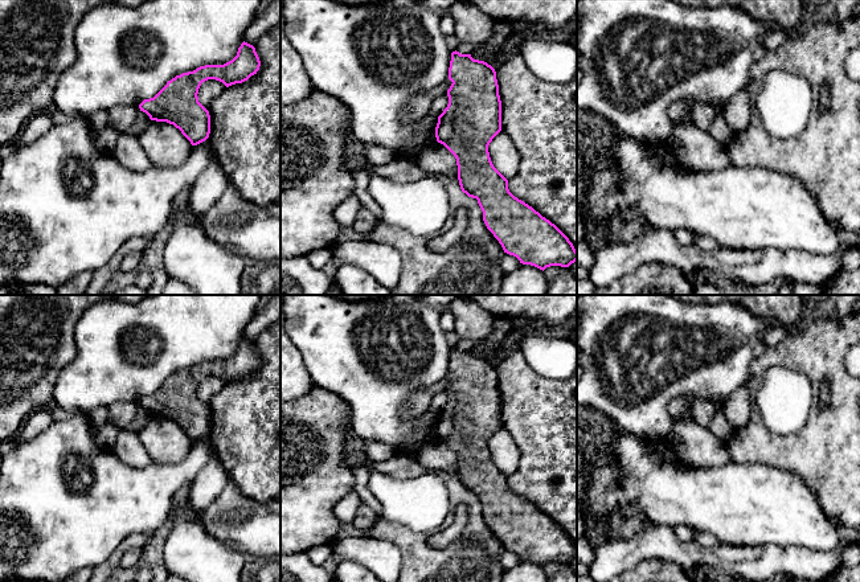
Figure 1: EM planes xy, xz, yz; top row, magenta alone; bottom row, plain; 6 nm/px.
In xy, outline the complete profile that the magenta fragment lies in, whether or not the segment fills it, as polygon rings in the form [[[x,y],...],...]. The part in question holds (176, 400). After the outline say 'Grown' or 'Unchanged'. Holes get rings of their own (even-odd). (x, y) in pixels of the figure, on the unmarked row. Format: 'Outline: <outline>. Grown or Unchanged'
Outline: [[[243,337],[232,357],[224,361],[200,362],[193,368],[176,372],[153,394],[144,395],[139,405],[151,417],[173,421],[192,442],[197,442],[210,430],[209,407],[197,393],[201,380],[216,376],[229,384],[247,377],[257,370],[259,362],[255,344]]]. Unchanged

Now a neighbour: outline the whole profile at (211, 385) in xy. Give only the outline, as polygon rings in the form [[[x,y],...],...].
[[[208,376],[202,378],[198,385],[198,398],[208,406],[210,398],[216,395],[225,385],[226,382],[222,378]]]

